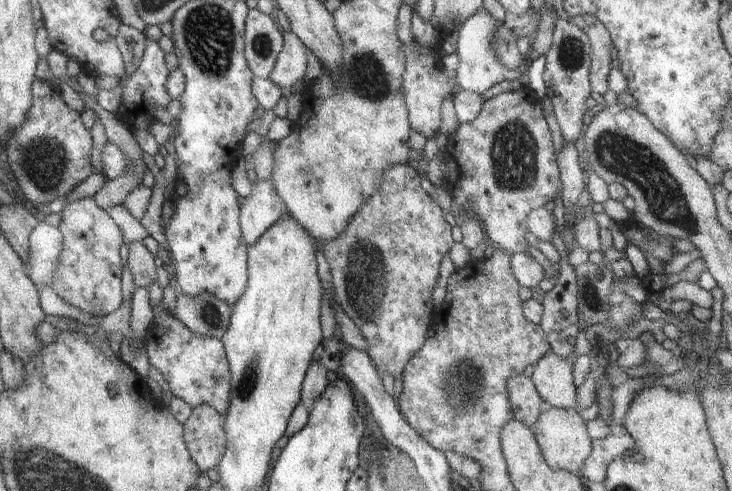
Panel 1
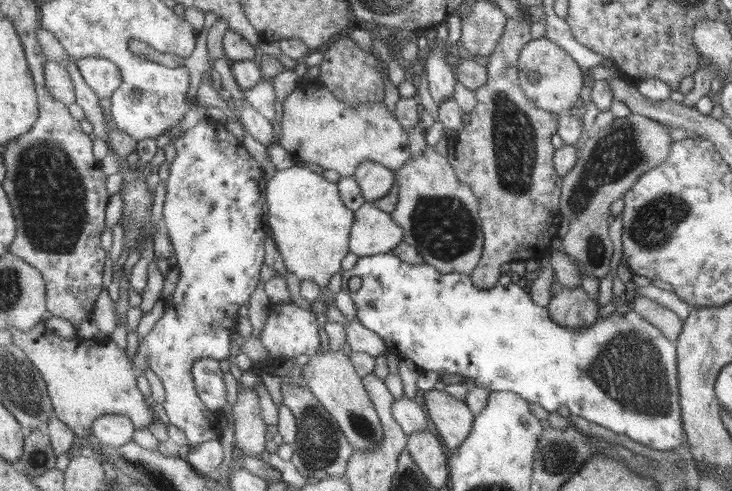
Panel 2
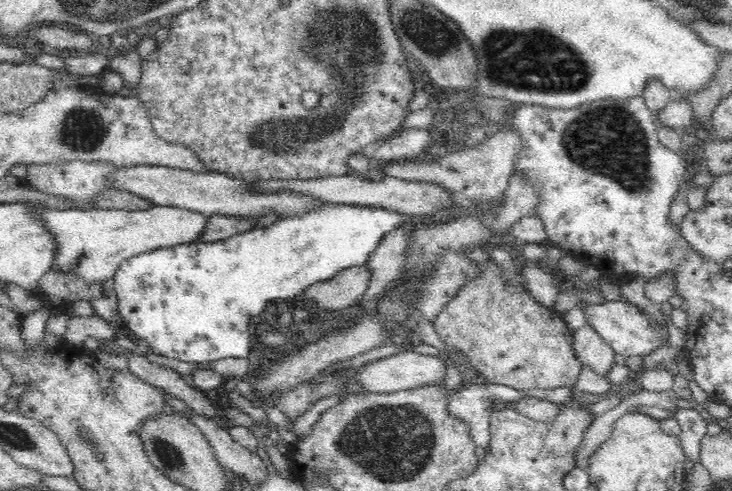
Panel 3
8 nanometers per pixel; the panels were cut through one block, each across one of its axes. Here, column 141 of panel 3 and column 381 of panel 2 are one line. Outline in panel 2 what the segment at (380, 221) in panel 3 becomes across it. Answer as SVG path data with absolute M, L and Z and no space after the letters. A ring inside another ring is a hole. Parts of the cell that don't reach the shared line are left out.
M392 253L376 254L374 256L359 257L357 263L352 269L345 270L342 274L341 290L346 292L356 305L357 316L360 323L376 332L386 346L387 352L396 354L399 359L410 358L422 372L434 371L439 376L444 374L462 375L464 381L470 377L476 382L476 387L486 388L492 391L510 391L516 392L520 398L524 398L528 403L540 404L548 412L557 411L562 404L568 407L568 410L576 416L599 424L601 427L612 429L612 432L628 436L628 439L635 446L644 446L654 448L655 450L678 449L682 445L682 436L684 436L683 422L681 417L681 406L679 405L679 377L677 376L677 348L672 342L656 328L641 318L636 312L629 311L626 314L614 312L606 318L598 318L592 326L584 327L579 330L562 327L550 320L547 308L537 306L532 302L529 292L524 290L520 285L513 281L509 273L501 273L501 276L494 288L480 289L476 288L469 275L458 272L440 273L436 268L429 264L408 264L402 262L398 256ZM350 278L360 278L360 288L352 292L348 287Z

